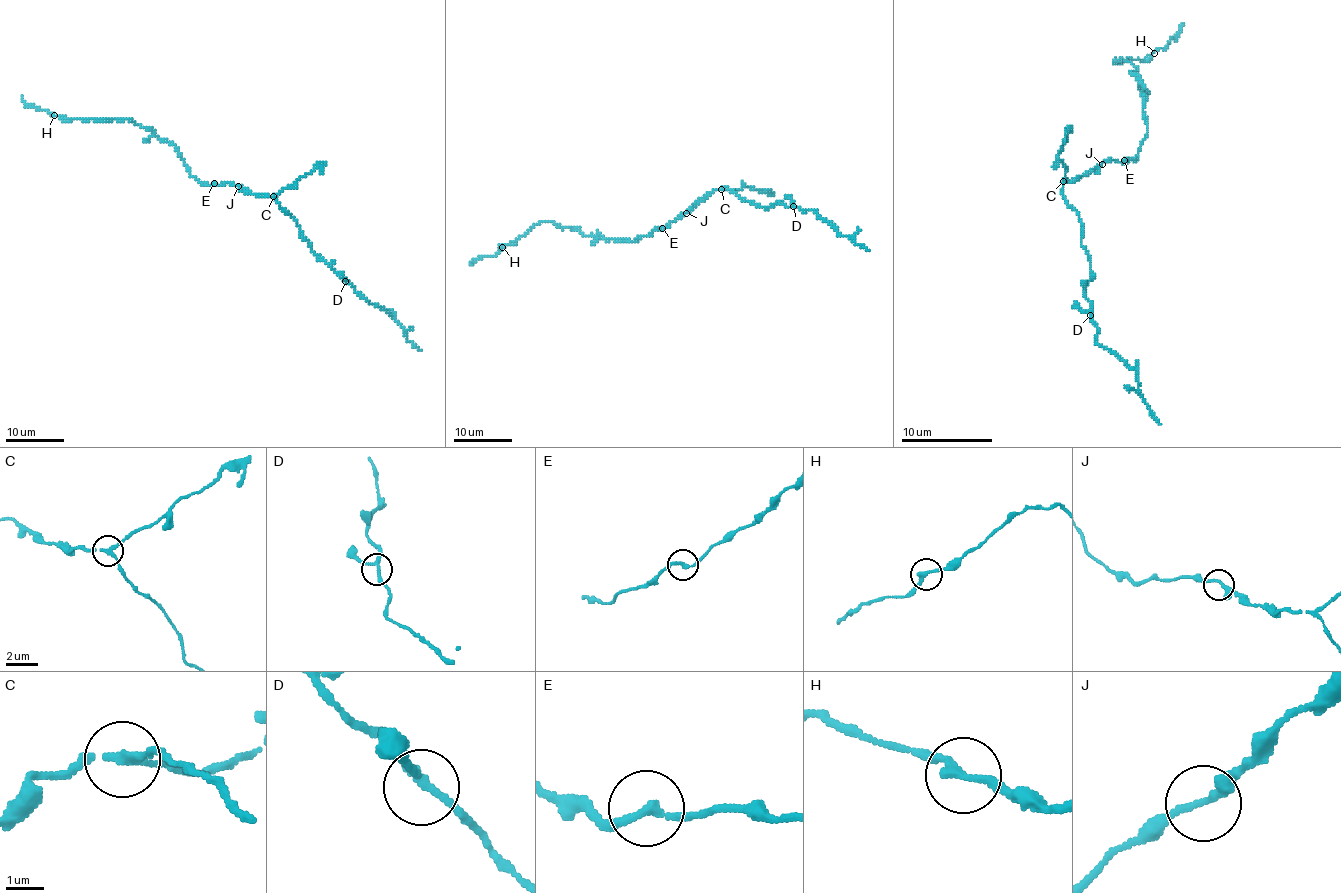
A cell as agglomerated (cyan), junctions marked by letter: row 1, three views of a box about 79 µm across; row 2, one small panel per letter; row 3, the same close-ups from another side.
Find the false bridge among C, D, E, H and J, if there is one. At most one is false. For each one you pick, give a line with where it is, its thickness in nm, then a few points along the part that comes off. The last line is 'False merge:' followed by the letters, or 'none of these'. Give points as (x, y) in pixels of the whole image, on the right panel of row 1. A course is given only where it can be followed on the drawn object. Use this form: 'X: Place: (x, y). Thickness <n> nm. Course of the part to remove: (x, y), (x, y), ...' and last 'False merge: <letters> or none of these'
C: Place: (1063, 181). Thickness 180 nm. Course of the part to remove: (1063, 180), (1067, 169), (1058, 153), (1070, 125)
False merge: C

